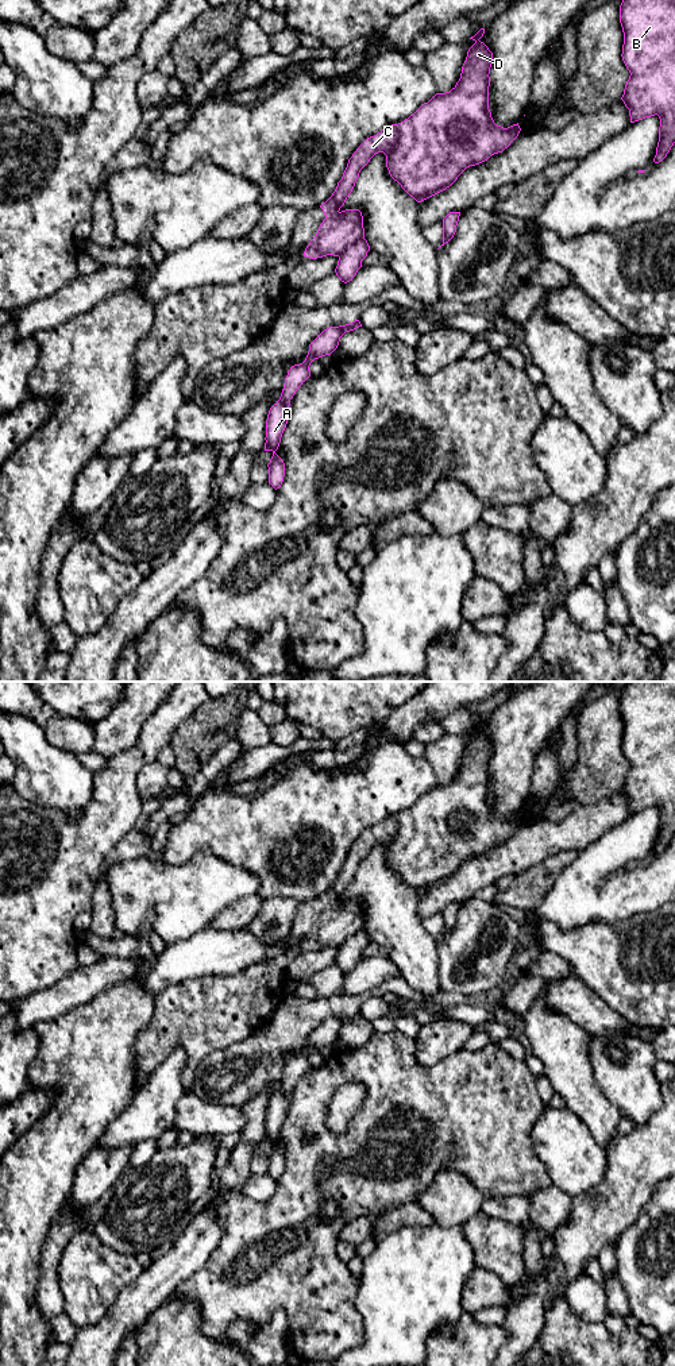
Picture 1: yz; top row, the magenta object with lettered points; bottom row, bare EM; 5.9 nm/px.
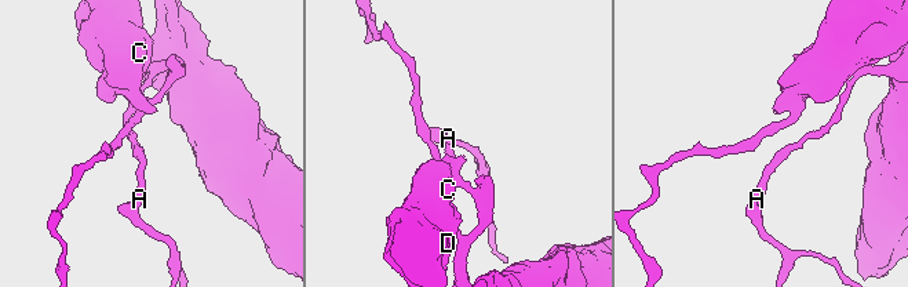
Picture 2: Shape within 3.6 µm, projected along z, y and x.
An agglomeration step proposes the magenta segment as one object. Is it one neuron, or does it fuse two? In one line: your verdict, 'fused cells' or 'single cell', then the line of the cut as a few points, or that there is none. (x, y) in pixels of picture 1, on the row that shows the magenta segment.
fused cells; cut yz (363, 238), (350, 243), (338, 255)

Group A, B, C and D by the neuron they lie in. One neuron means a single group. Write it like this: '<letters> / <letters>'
A B / C D

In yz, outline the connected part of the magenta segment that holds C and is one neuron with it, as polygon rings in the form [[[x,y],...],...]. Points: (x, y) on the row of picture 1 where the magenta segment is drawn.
[[[481,28],[468,49],[456,85],[446,93],[436,93],[424,103],[413,115],[398,124],[392,124],[374,136],[367,138],[348,159],[342,180],[332,196],[320,205],[325,219],[320,224],[316,236],[309,242],[304,256],[310,259],[327,255],[339,256],[350,244],[364,239],[363,216],[359,209],[340,208],[352,192],[360,170],[370,159],[383,153],[390,177],[401,188],[421,202],[450,188],[458,177],[470,166],[487,161],[491,155],[502,153],[518,136],[521,128],[513,124],[508,128],[497,126],[489,109],[490,67],[493,53],[479,39],[485,28]]]

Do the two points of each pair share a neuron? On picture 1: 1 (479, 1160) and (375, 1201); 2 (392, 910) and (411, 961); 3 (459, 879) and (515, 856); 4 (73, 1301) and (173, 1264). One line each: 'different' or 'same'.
1: same
2: same
3: same
4: different

